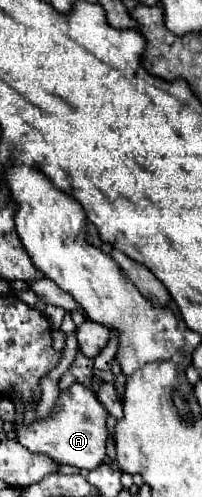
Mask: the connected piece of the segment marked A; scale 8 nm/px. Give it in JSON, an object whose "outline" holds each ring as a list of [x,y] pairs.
{"outline":[[[76,382],[58,396],[56,406],[52,408],[46,420],[38,422],[34,420],[34,424],[30,426],[20,422],[16,434],[18,442],[26,446],[30,452],[48,454],[52,460],[58,460],[58,464],[70,464],[76,468],[94,470],[106,458],[106,442],[108,442],[106,420],[108,420],[108,410],[102,406],[98,396],[84,384]]]}

